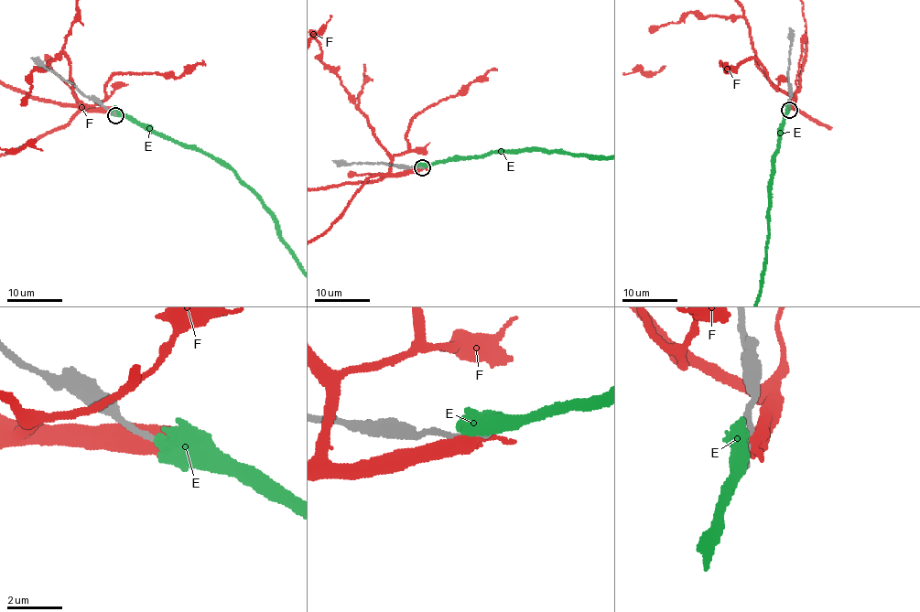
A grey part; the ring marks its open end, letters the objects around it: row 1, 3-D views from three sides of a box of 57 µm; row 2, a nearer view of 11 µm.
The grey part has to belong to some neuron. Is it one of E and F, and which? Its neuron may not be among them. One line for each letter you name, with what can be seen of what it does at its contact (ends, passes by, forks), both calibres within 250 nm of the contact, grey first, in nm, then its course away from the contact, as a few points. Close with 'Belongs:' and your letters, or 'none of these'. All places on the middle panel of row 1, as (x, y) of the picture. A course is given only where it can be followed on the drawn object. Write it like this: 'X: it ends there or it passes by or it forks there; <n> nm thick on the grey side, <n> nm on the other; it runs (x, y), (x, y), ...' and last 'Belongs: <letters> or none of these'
Belongs: none of these

